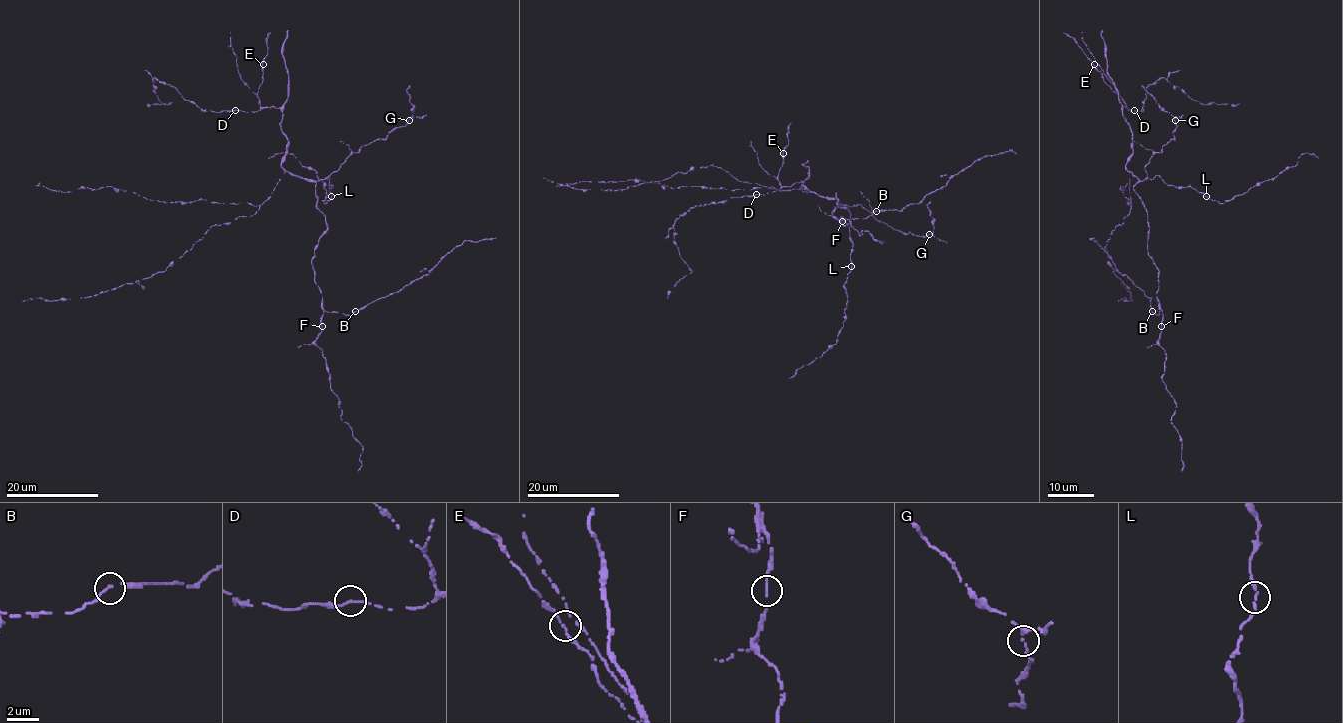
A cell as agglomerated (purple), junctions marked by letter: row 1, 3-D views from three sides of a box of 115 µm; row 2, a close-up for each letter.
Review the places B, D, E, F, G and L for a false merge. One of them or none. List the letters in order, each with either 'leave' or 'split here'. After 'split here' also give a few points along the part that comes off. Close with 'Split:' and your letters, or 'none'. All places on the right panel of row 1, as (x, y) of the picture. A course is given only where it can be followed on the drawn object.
B: leave
D: leave
E: leave
F: leave
G: leave
L: leave
Split: none

